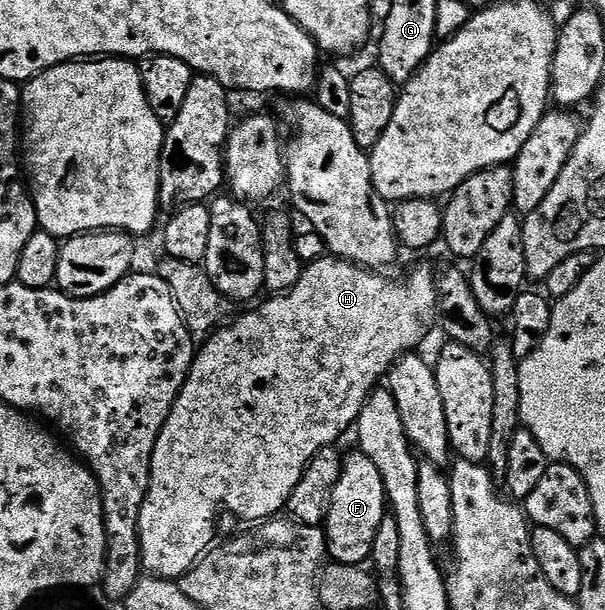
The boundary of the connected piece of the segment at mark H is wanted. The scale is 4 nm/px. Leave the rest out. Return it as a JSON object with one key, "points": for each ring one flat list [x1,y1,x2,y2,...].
{"points":[[324,255,324,260,315,260,306,265,301,278,287,292,272,295,260,308,247,312,244,316,236,315,226,326,220,327,202,341,196,351,195,360,187,375,187,381,175,400,173,410,157,438,157,446,151,459,151,477,145,502,141,506,139,519,139,541,143,555,143,572,155,578,178,581,191,567,216,543,215,519,224,508,243,520,266,522,278,517,286,509,293,494,293,486,301,482,301,474,322,448,330,448,346,432,354,429,355,421,361,414,361,406,369,398,373,389,380,387,381,381,402,356,414,353,415,348,427,336,427,323,432,323,437,312,437,276,427,268,415,268,404,280,390,280,387,274,370,268,360,268,337,256]]}

